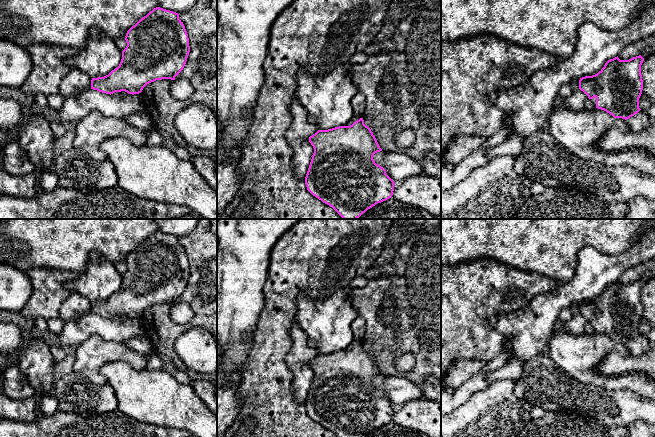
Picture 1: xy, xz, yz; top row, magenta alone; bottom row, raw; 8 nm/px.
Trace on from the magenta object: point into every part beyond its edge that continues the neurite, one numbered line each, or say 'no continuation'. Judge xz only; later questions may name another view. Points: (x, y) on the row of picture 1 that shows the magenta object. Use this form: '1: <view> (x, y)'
no continuation

